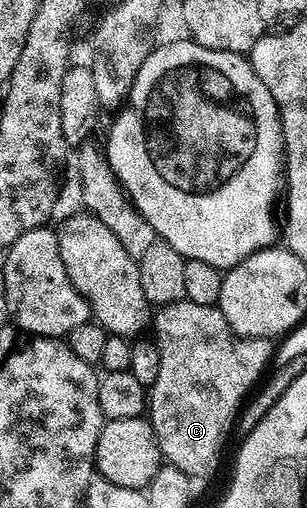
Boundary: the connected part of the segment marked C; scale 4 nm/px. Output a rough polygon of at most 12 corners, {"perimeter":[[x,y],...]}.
{"perimeter":[[213,304],[153,316],[160,457],[218,470],[273,344]]}

